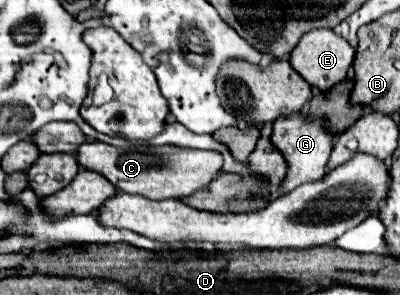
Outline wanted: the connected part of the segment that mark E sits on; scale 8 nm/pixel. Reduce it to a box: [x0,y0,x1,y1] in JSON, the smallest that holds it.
[289,28,355,92]

